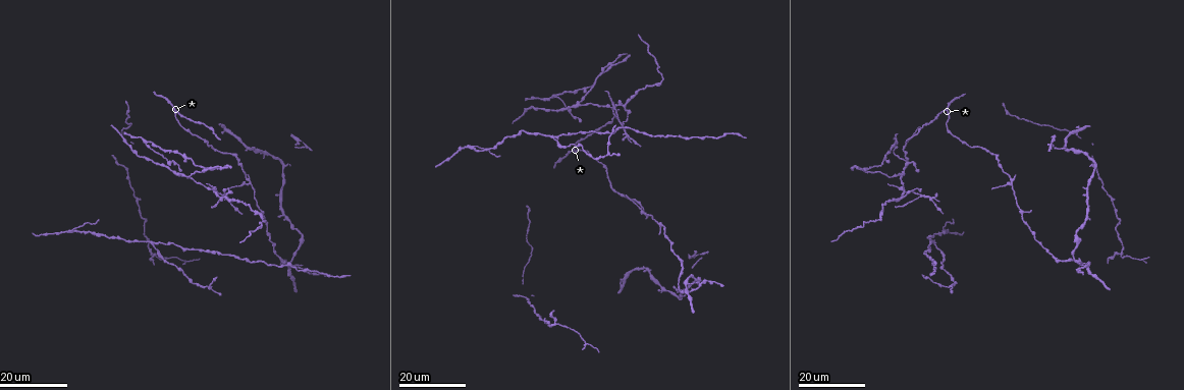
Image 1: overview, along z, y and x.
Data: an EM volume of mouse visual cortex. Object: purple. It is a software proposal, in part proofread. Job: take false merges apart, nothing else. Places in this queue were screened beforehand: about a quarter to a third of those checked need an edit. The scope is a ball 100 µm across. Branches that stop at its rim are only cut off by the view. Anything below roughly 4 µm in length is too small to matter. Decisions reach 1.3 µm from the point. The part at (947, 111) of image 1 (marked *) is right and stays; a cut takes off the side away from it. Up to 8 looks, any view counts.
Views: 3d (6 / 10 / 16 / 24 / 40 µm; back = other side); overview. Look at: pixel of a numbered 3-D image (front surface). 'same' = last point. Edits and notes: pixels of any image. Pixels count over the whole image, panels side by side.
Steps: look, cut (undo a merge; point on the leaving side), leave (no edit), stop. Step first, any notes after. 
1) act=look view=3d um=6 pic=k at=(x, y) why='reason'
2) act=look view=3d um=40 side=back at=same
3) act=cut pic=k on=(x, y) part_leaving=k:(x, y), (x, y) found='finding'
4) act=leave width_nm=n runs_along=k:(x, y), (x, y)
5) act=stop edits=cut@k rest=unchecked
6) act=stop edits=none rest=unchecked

act=look view=3d um=16 pic=1 at=(1011, 185) why='branch point'

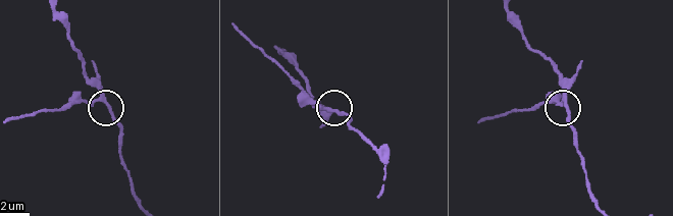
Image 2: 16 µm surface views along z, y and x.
act=look view=3d um=6 pic=2 at=(103, 98)

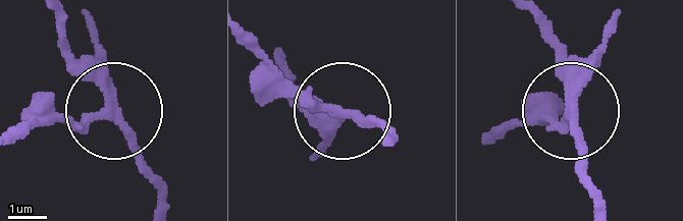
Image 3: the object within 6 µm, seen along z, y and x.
act=leave width_nm=240 runs_along=3:(535, 18), (568, 110), (513, 116) found='all the same neuron'

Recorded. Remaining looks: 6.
act=look view=3d um=16 pic=1 at=(577, 105) why='two arms in line, one across'

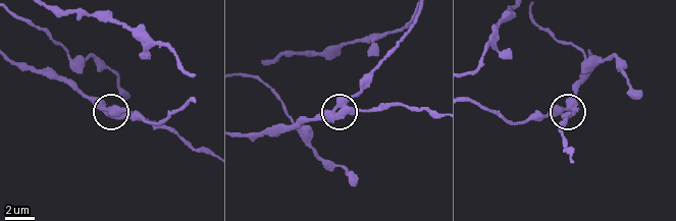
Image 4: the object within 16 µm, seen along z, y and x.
act=look view=3d um=6 pic=4 at=(349, 110) why='closer look'

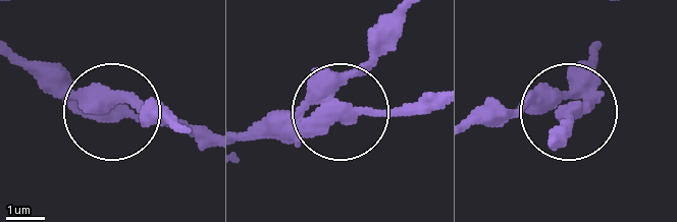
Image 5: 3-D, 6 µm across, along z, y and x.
act=look view=3d um=6 side=back pic=5 at=(337, 120)

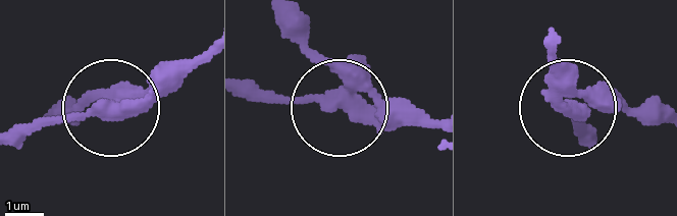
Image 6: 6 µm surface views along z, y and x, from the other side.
act=leave side_arm_um=29 found='all the same neuron'

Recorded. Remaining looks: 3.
act=look view=3d um=16 pic=1 at=(883, 159)

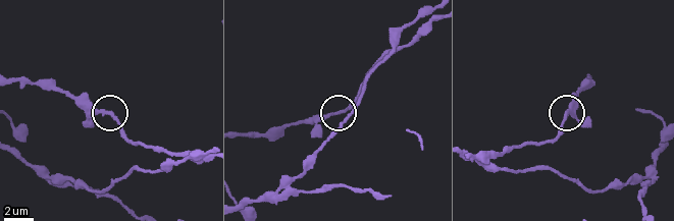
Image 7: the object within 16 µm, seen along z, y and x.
act=look view=3d um=6 pic=7 at=(565, 116) why='zoom in'

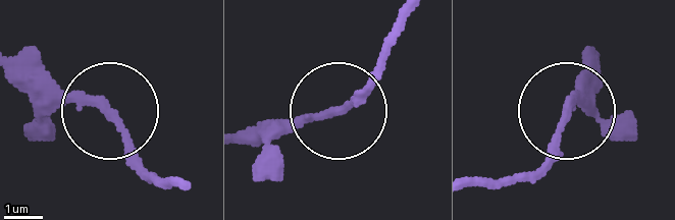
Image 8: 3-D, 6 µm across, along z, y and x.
act=leave width_nm=210 found='all the same neuron'

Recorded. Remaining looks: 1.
act=stop edits=none rest=unchecked

